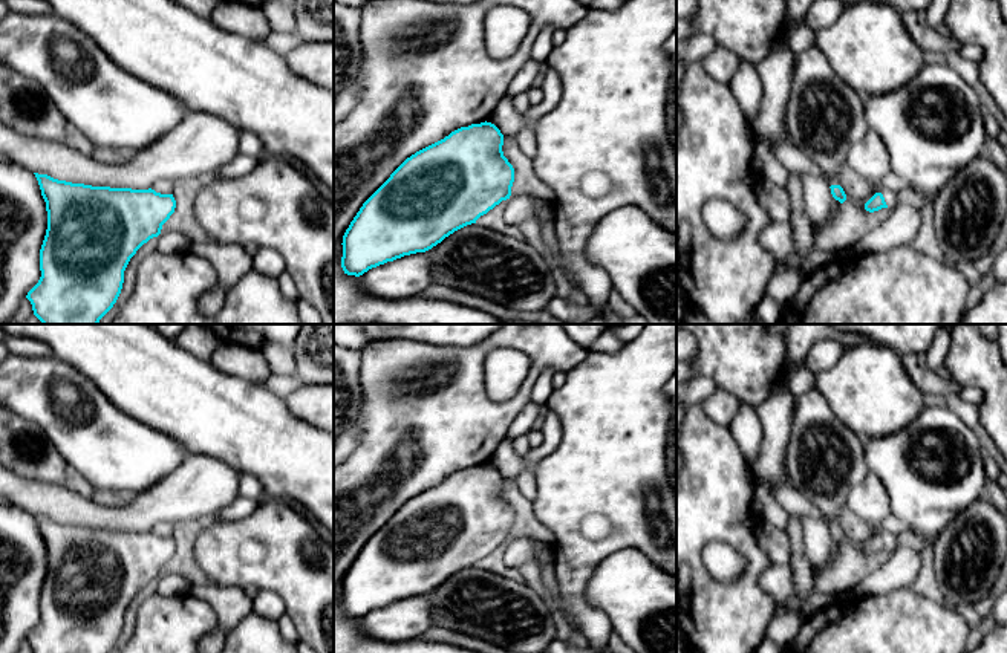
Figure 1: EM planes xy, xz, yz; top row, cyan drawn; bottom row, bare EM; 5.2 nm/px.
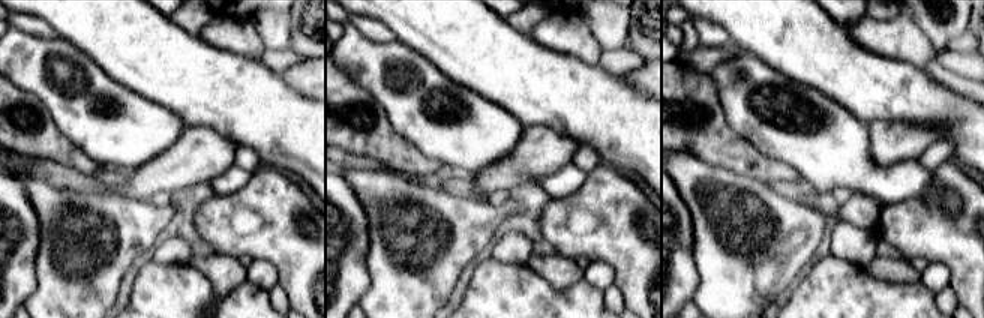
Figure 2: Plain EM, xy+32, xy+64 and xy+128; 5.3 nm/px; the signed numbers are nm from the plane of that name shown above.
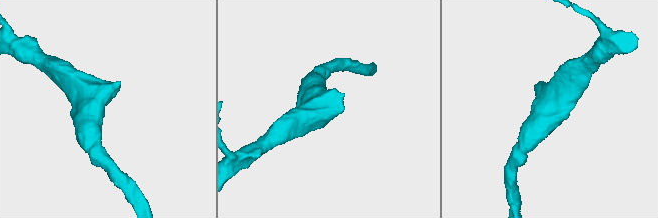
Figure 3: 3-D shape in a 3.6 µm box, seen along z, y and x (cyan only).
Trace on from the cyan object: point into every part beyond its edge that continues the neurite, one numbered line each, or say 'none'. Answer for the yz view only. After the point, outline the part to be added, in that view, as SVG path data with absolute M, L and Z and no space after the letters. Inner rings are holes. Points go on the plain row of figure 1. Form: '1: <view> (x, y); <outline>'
1: yz (891, 540); M885 532L885 534L880 534L880 535L883 537L885 544L886 544L889 552L894 552L898 547L898 537L897 537L897 534Z

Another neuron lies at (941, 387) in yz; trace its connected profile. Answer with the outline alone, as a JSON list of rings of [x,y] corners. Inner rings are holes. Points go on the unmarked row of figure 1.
[[[903,355],[903,364],[918,390],[935,399],[949,401],[956,398],[961,387],[950,378],[934,375],[923,355]]]

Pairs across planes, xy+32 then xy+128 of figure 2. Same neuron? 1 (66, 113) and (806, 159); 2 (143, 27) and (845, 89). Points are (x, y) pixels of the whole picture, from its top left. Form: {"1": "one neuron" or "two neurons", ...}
{"1": "one neuron", "2": "one neuron"}

